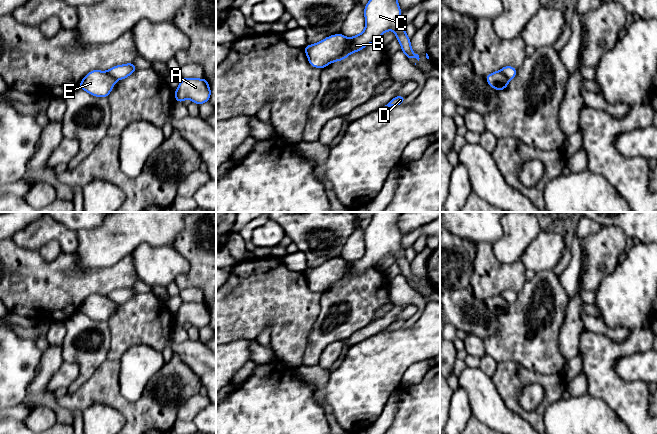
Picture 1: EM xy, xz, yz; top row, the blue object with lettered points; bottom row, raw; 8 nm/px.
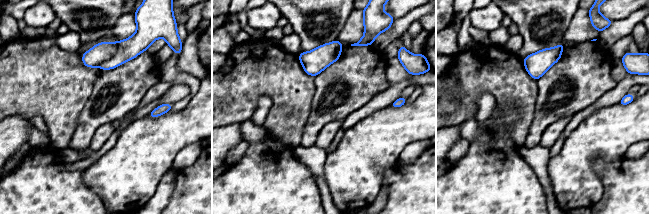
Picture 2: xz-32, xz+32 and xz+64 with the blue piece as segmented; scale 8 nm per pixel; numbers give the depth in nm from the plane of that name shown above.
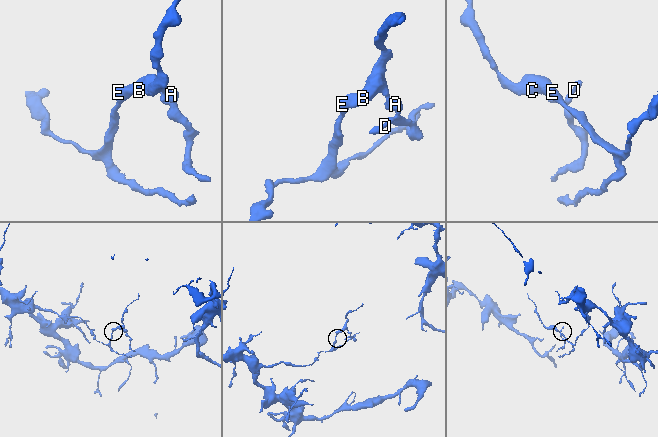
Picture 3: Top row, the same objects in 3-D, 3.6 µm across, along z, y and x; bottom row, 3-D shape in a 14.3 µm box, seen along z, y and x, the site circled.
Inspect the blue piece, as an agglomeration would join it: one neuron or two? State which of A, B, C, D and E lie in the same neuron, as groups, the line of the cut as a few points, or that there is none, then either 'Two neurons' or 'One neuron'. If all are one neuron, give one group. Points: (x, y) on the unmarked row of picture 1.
Groups: A B C D / E. Split along xz (347, 262), (345, 273), (331, 285). Two neurons

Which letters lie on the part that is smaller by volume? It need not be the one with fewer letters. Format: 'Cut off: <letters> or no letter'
Cut off: A, B, C, D

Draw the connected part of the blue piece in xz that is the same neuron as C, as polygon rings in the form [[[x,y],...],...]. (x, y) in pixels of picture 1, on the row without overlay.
[[[375,212],[372,218],[370,225],[364,230],[365,235],[365,253],[362,257],[347,262],[346,272],[332,286],[341,285],[348,281],[353,276],[358,276],[362,274],[366,269],[376,267],[377,263],[386,255],[395,255],[396,256],[396,263],[401,268],[401,274],[405,277],[408,283],[416,282],[419,285],[419,279],[412,276],[411,272],[411,265],[408,262],[405,252],[401,248],[401,234],[399,228],[397,226],[397,220],[400,216],[401,212]]]

